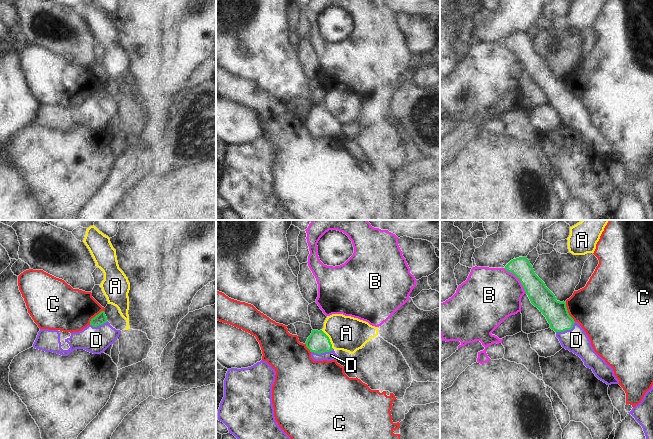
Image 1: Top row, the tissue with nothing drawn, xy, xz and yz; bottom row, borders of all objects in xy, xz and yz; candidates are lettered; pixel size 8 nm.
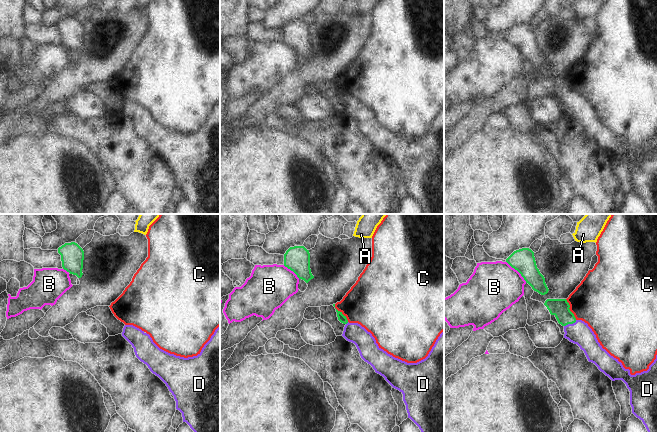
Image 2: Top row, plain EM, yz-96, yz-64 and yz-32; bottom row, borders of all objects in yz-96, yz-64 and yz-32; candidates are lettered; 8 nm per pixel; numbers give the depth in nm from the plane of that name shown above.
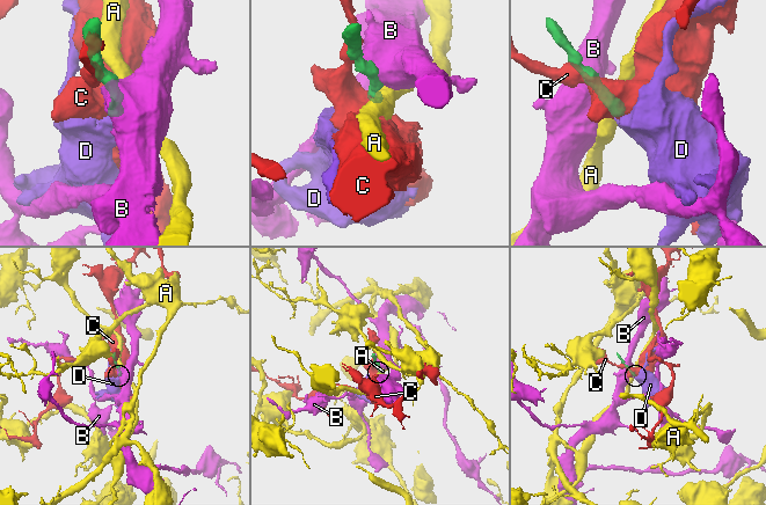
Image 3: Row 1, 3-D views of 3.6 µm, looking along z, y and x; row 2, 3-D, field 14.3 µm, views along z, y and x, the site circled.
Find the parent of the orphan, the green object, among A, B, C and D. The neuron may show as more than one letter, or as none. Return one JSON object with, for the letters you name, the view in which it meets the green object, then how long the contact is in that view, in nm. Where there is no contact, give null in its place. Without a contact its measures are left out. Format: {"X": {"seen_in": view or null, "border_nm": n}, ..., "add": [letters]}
{"D": {"seen_in": "xz", "border_nm": 190}, "add": ["D"]}

